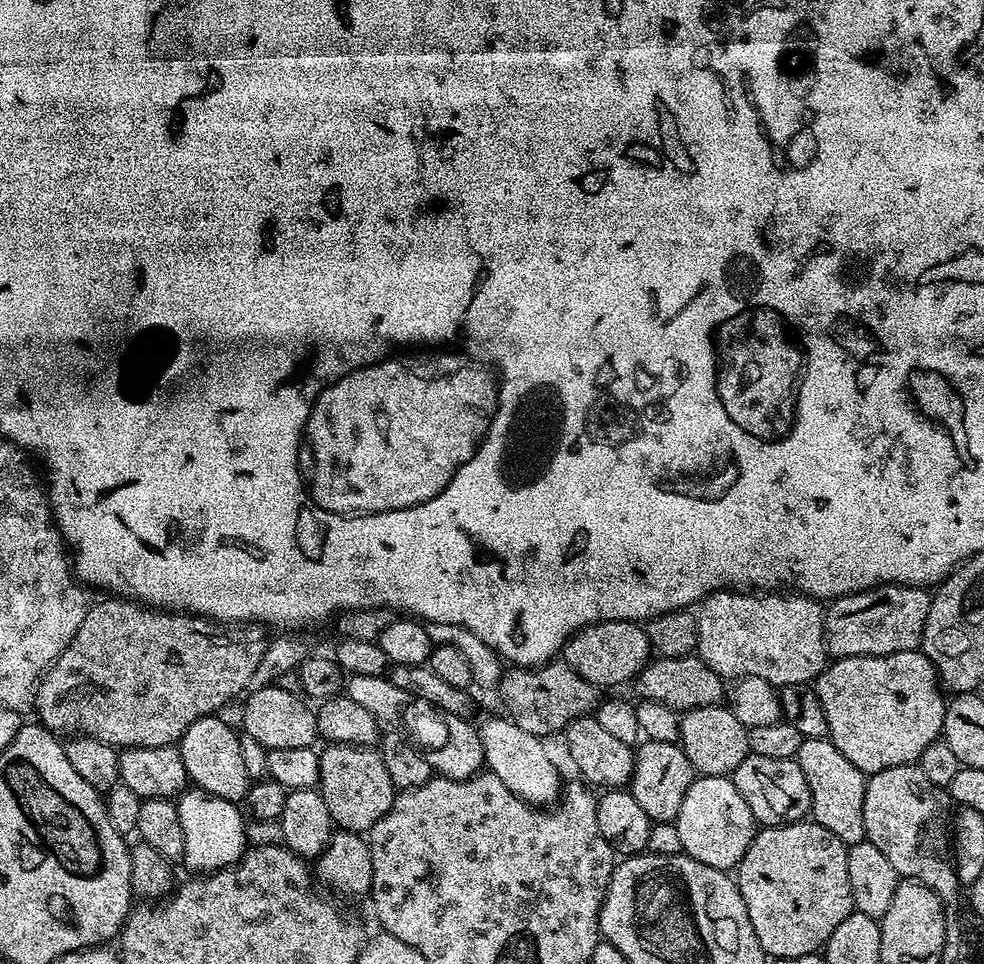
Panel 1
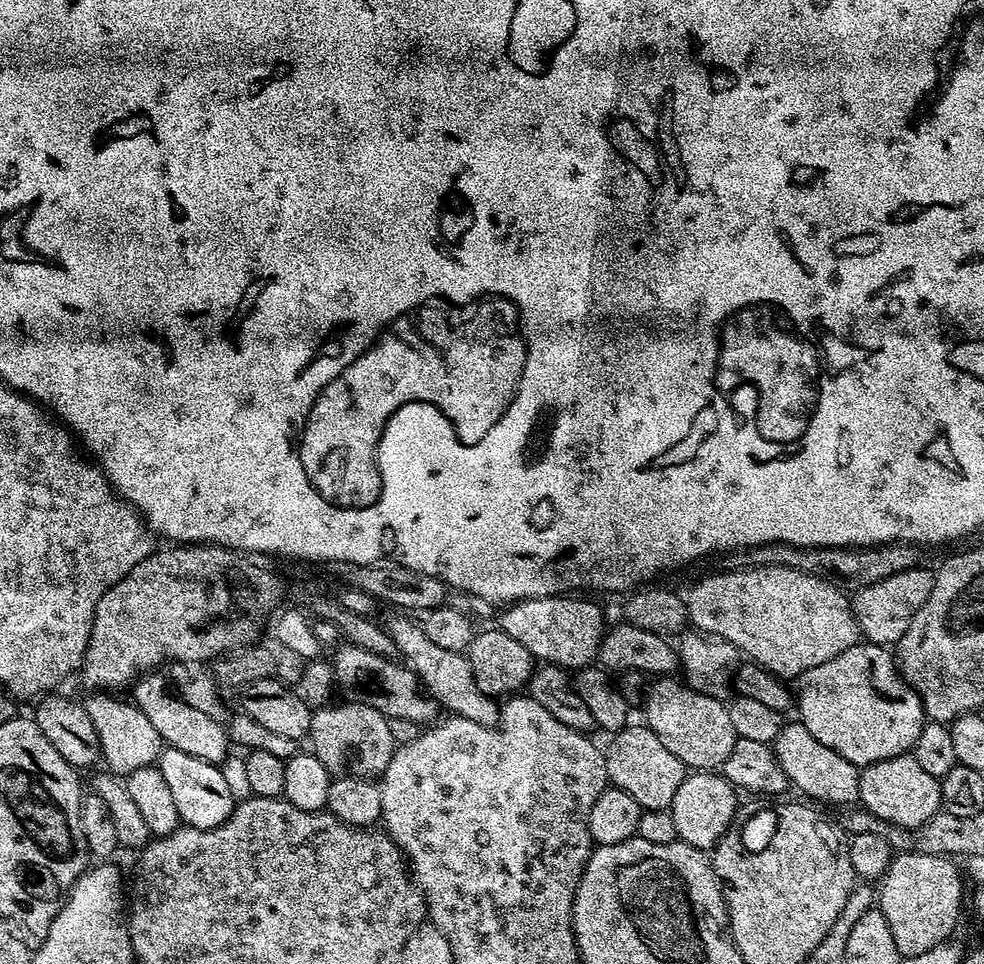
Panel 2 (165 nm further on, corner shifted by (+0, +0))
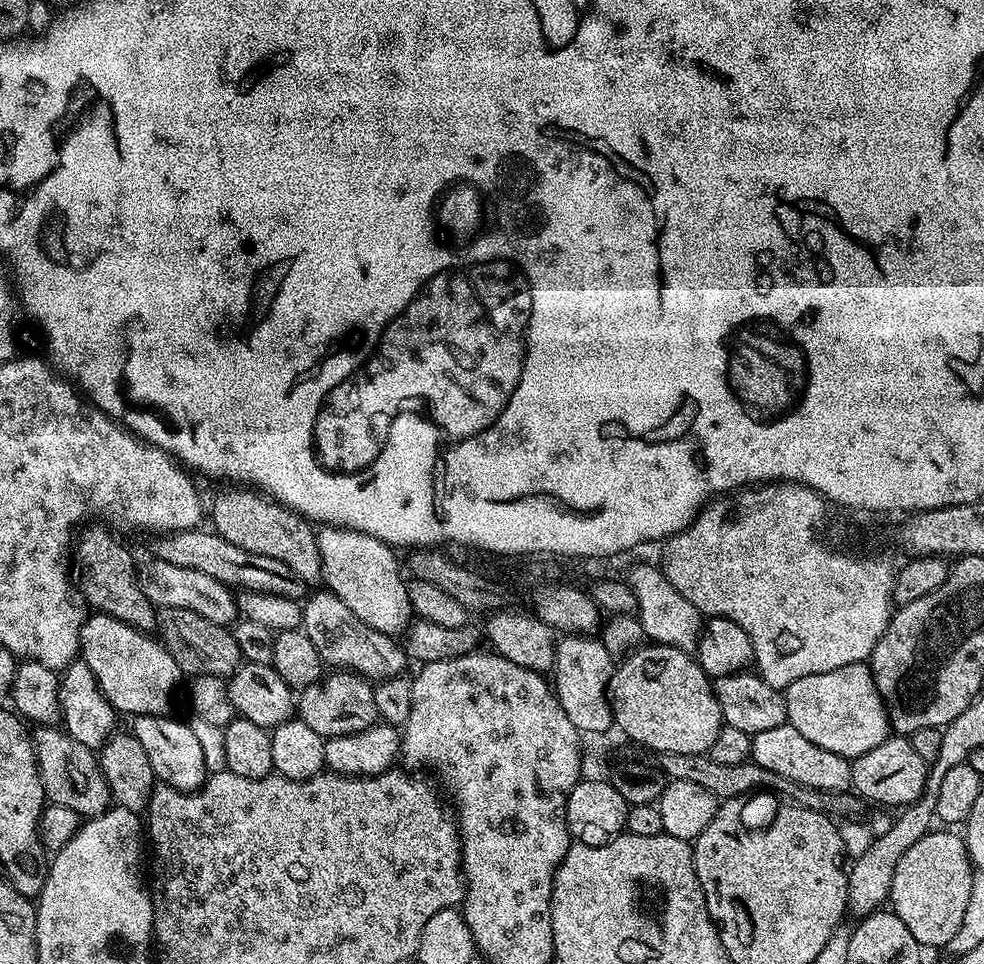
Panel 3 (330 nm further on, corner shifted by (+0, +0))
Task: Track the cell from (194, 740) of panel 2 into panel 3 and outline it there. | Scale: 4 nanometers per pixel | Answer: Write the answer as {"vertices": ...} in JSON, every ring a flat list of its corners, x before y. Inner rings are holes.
{"vertices":[[96,612,85,619,80,631,79,655,117,713,132,712,133,717,138,717,162,716,173,711,172,695,182,680,182,673,155,635,105,612]]}

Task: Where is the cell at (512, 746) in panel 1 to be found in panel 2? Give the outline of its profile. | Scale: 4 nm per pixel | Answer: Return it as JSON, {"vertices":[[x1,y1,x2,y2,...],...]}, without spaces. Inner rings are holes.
{"vertices":[[396,618,389,625,387,624,386,631,391,640,395,642,399,655,405,657,402,658,419,677,428,695,445,713,455,714,470,722,489,726,499,721,500,712,497,701,478,688,478,682,474,682,470,662,465,653,442,650,442,646,434,646,434,642,426,638,425,632,415,621,412,623,404,618]]}

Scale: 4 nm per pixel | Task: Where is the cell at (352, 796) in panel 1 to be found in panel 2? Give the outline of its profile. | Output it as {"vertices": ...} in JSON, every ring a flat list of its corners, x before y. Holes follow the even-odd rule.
{"vertices":[[347,702,348,704,329,703,312,713,310,730,306,737,312,755,326,766,333,777,379,778,383,776,390,758,396,753,397,743,388,725,389,719,374,706]]}

